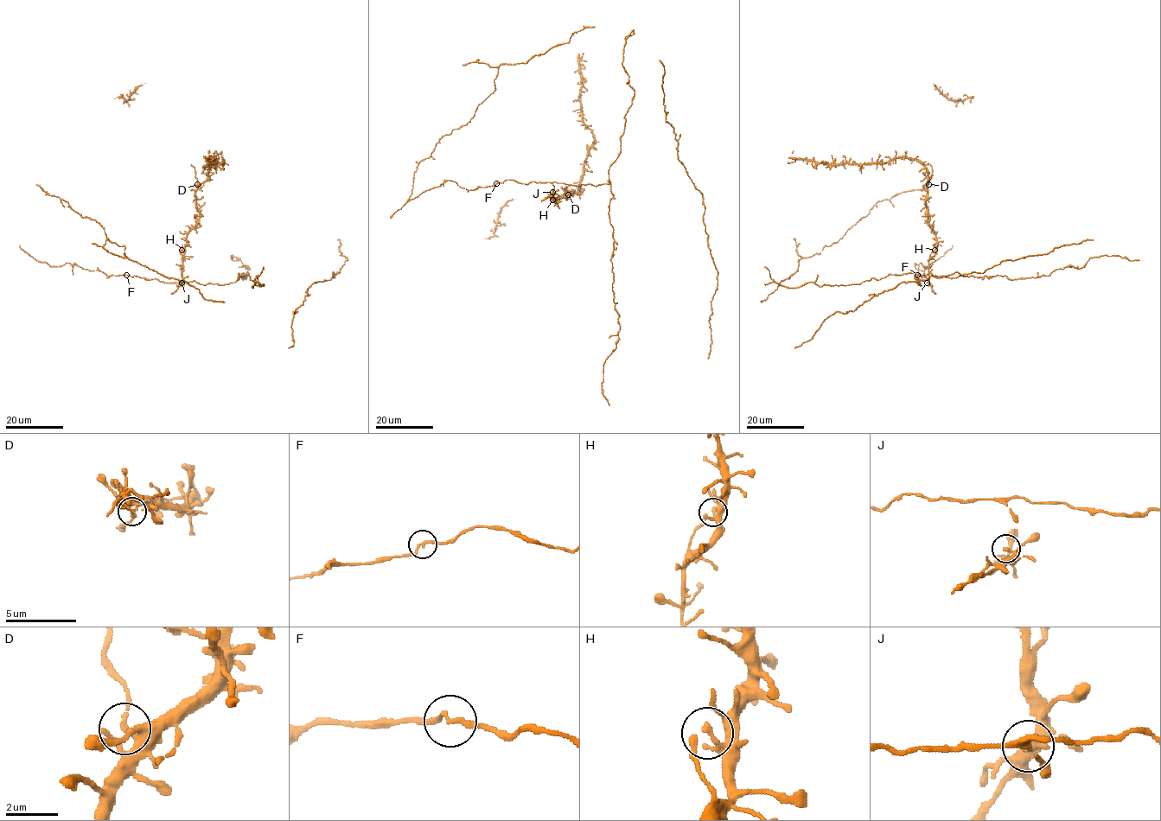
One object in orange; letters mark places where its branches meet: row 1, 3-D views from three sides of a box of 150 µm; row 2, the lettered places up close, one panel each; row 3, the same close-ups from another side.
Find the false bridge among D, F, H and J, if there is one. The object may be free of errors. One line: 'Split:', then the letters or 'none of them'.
Split: D

